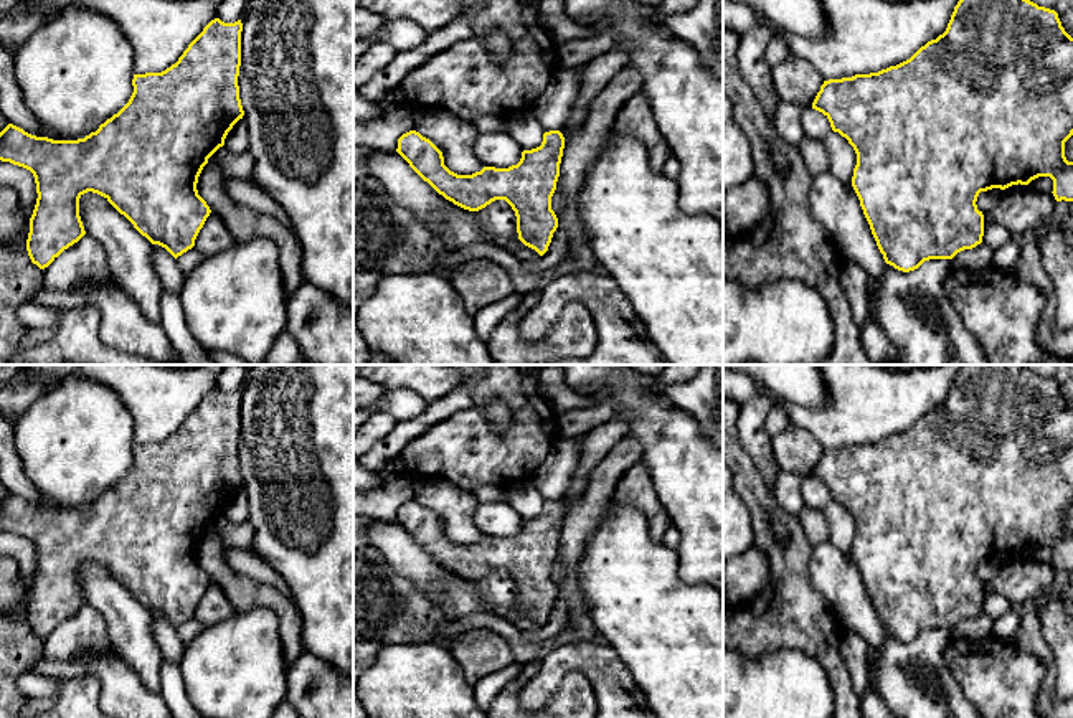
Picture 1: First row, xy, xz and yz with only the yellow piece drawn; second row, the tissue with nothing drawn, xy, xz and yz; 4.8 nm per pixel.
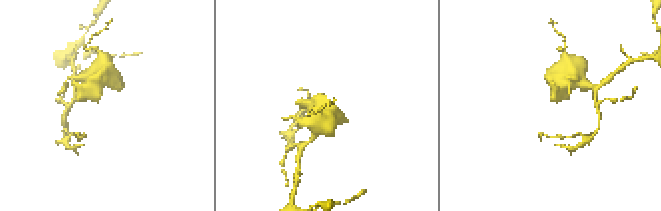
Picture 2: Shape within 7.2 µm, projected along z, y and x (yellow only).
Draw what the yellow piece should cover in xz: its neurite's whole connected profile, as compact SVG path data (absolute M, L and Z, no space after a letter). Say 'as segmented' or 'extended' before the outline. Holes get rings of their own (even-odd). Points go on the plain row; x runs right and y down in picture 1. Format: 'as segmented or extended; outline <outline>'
as segmented; outline M416 500L398 508L396 522L439 564L464 579L479 581L495 569L505 569L515 581L518 609L543 626L558 598L551 566L563 518L563 503L550 500L543 503L540 517L522 522L517 535L484 536L472 545L451 541L444 535L442 522Z

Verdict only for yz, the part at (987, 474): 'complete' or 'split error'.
complete

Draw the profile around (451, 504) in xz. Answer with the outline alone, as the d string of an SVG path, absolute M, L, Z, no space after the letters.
M413 479L414 500L429 508L444 527L444 535L457 545L484 538L474 523L477 498L464 487L441 479Z

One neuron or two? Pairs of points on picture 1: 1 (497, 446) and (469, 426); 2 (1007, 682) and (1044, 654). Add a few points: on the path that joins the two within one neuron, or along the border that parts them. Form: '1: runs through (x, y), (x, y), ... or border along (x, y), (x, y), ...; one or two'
1: runs through (491, 446), (476, 433); one
2: border along (1009, 641), (1044, 666), (1037, 697); two

